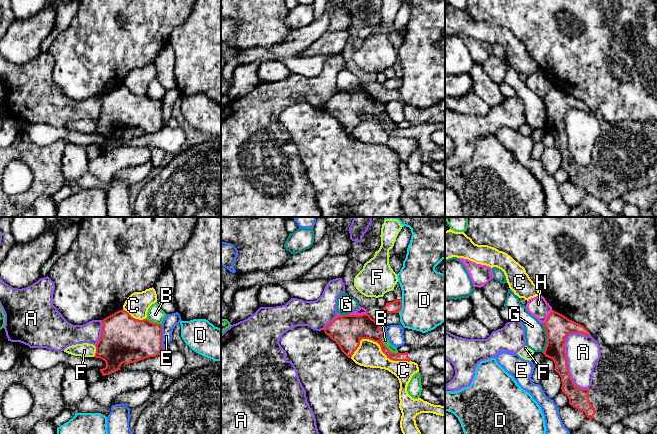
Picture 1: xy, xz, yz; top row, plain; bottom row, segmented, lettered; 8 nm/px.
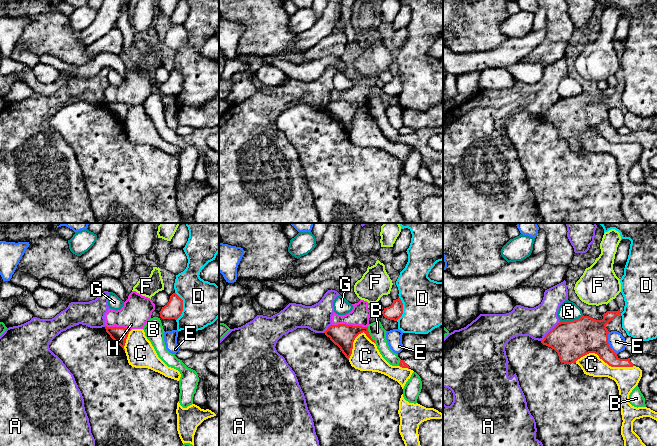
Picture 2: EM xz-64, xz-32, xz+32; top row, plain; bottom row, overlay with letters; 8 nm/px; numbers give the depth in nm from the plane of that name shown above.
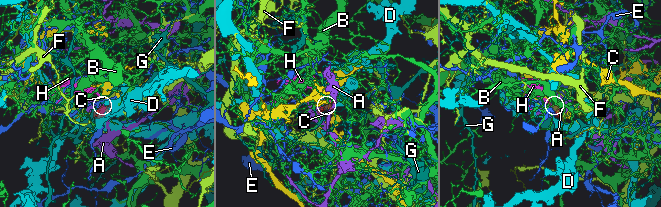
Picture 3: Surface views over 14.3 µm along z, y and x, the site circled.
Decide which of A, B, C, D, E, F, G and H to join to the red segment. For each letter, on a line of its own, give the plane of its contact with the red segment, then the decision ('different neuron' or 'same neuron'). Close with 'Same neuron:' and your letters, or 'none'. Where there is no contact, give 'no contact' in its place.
A: yz | different neuron
B: xz | different neuron
C: xz | different neuron
D: xz | different neuron
E: xy | different neuron
F: xy | different neuron
G: yz | different neuron
H: xz | different neuron
Same neuron: none

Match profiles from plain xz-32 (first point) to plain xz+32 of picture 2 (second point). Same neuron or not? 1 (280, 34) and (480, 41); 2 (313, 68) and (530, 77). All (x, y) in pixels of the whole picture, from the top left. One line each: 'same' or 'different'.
1: same
2: same

